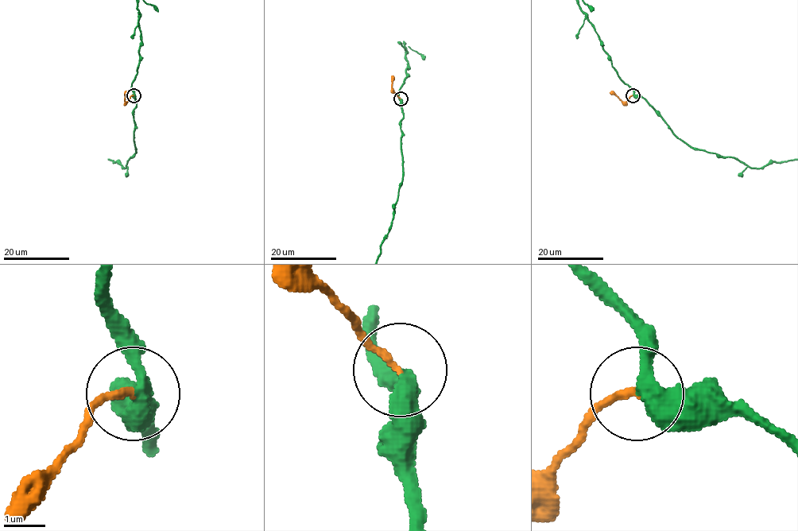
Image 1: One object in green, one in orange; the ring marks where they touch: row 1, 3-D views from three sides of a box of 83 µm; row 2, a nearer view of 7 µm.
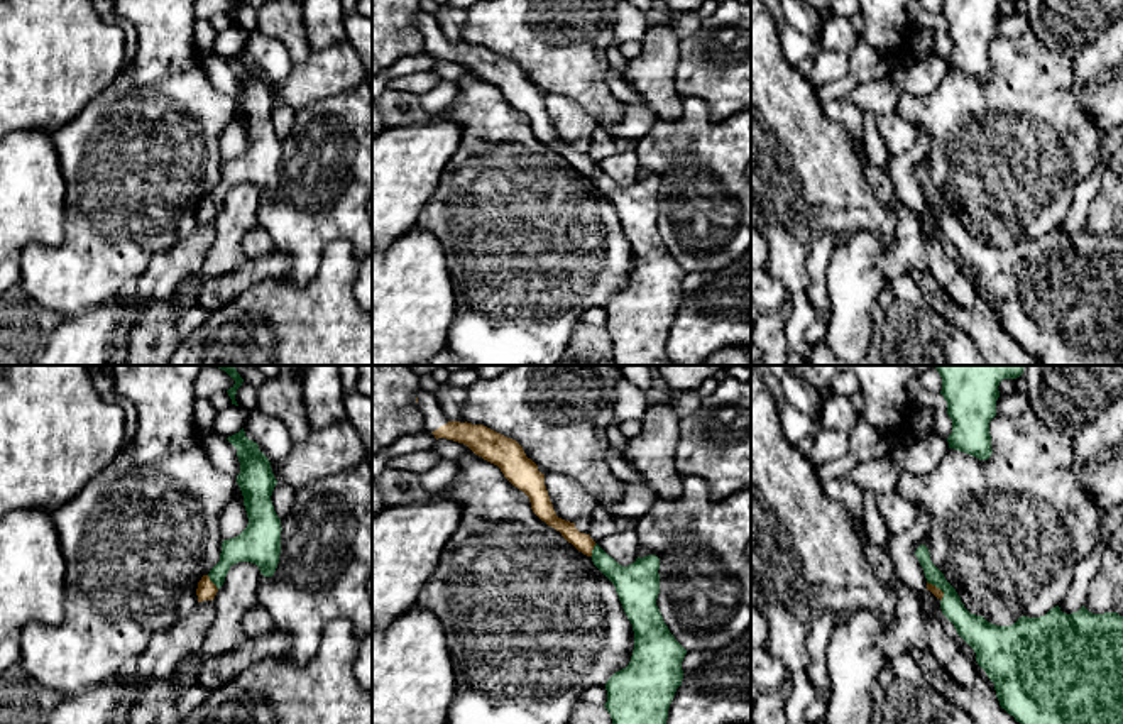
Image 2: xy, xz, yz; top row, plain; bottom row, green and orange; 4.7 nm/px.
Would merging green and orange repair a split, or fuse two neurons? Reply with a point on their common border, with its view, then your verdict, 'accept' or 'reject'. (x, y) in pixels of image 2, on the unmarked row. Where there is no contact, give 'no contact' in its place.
xy (212, 202) | accept

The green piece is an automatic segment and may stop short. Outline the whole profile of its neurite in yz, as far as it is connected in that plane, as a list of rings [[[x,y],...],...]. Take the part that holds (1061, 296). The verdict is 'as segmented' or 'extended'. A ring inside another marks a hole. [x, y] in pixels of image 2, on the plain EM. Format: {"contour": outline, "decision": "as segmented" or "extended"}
{"contour": [[[920,166],[915,176],[927,200],[927,211],[940,222],[942,235],[974,271],[978,286],[994,304],[1001,330],[1013,337],[1027,354],[1040,365],[1123,365],[1123,237],[1118,233],[1093,235],[1084,227],[1077,233],[1065,235],[1055,227],[1045,237],[1022,237],[1011,247],[996,247],[964,228],[956,210],[932,184],[925,166]]], "decision": "extended"}

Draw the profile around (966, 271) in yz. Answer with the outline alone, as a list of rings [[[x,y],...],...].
[[[930,227],[923,228],[923,239],[929,237],[937,240],[942,245],[947,257],[954,261],[961,274],[974,286],[979,298],[979,306],[996,315],[994,304],[988,299],[986,293],[978,286],[974,271],[957,255],[954,245],[940,232]]]

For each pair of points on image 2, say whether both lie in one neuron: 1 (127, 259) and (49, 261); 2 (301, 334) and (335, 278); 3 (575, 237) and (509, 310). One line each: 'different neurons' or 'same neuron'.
1: same neuron
2: same neuron
3: same neuron

